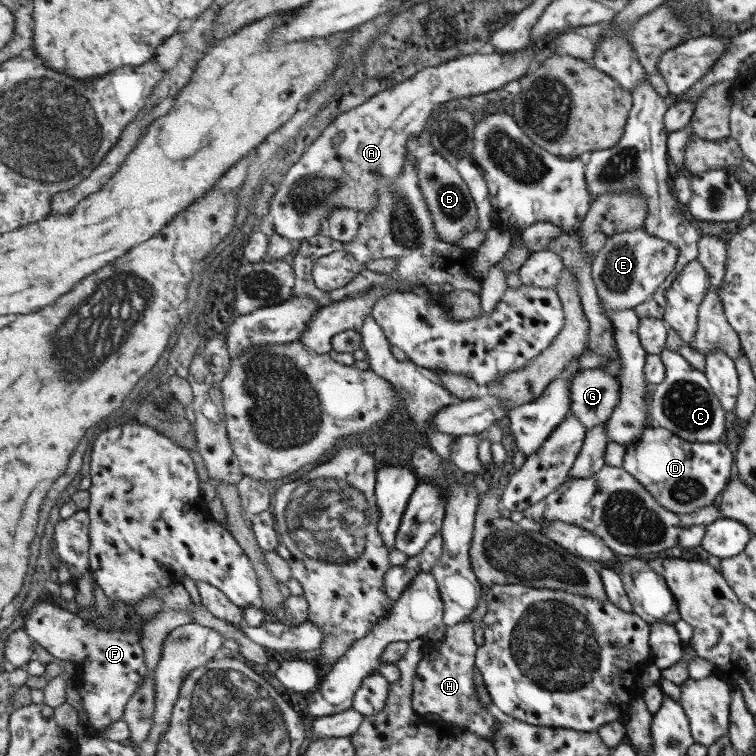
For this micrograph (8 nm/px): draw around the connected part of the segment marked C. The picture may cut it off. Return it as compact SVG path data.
M664 348L658 355L664 367L664 378L654 386L648 406L655 426L669 429L671 433L685 441L713 443L723 441L724 410L702 372L692 368L677 351Z

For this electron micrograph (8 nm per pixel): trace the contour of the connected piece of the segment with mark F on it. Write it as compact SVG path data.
M36 601L22 628L55 660L66 660L76 666L78 671L71 681L83 696L90 736L105 738L104 730L124 718L127 703L142 688L148 674L146 650L137 629L101 630L91 620L69 612L64 604L54 601Z

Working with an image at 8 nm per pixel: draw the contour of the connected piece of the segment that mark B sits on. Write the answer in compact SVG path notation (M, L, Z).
M432 152L418 162L419 186L425 195L431 211L437 234L445 242L455 243L469 232L475 232L480 225L477 205L472 192L461 176L458 167L452 165L444 156Z

